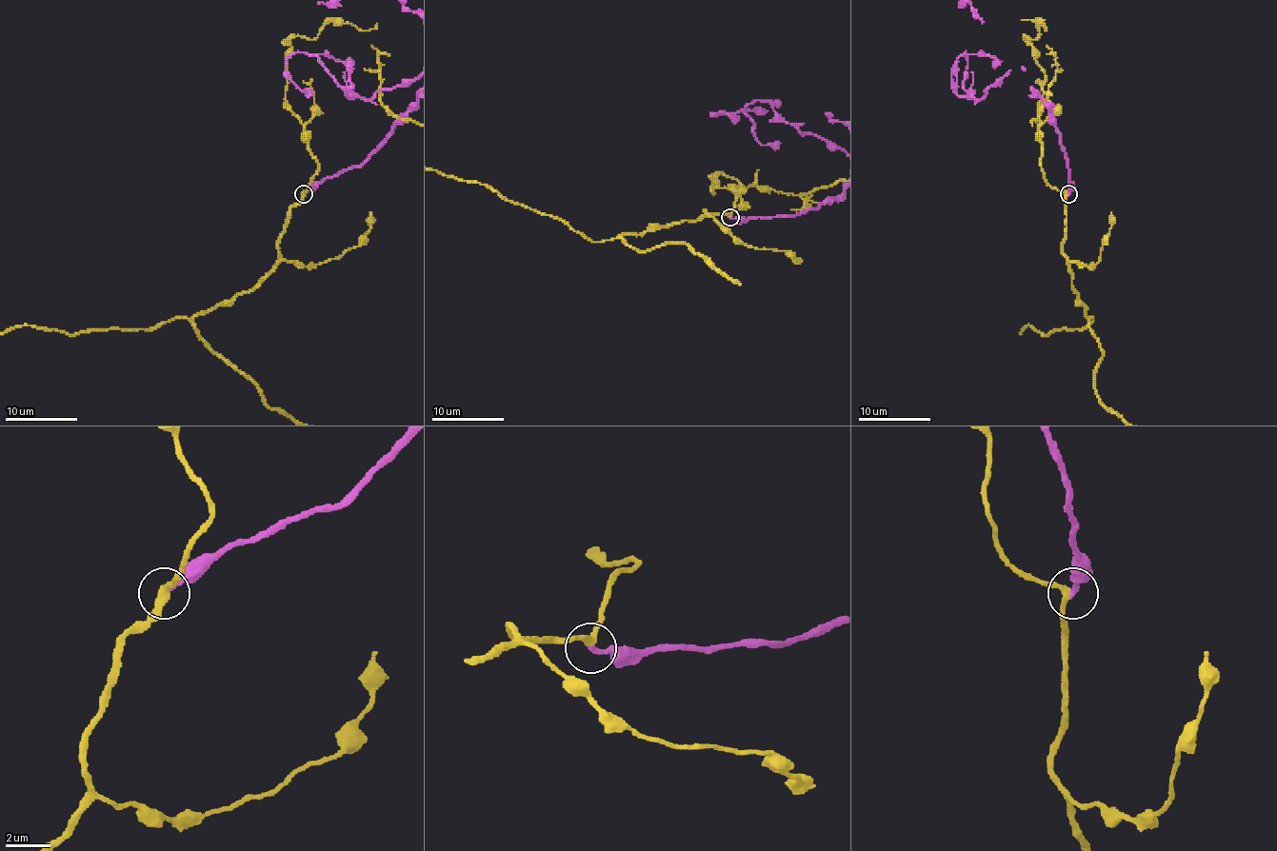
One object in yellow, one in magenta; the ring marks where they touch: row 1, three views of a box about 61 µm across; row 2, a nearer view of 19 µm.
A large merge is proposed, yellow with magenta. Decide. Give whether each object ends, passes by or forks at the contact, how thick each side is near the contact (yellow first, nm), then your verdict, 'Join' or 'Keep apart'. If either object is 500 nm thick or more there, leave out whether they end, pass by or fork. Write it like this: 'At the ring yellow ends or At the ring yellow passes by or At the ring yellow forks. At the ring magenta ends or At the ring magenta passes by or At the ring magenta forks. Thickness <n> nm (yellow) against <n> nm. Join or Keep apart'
At the ring yellow passes by. At the ring magenta ends. Thickness 280 nm (yellow) against 240 nm. Join

